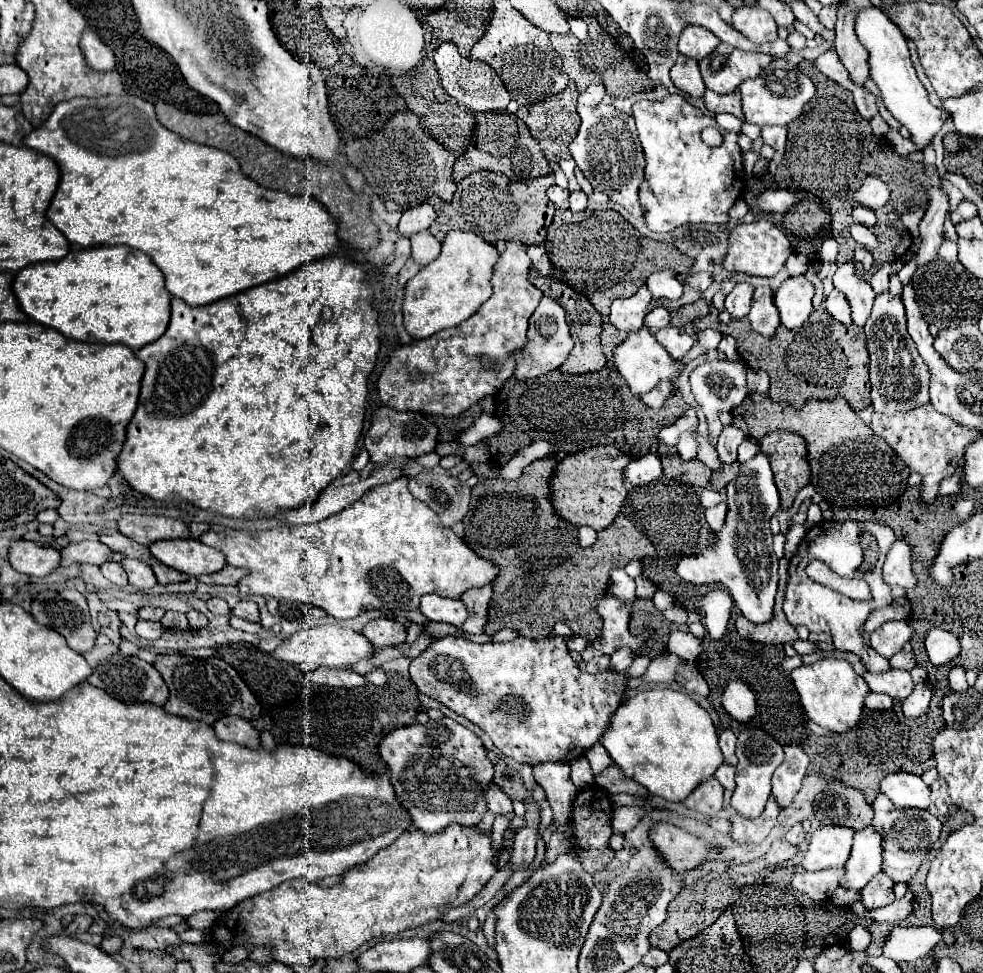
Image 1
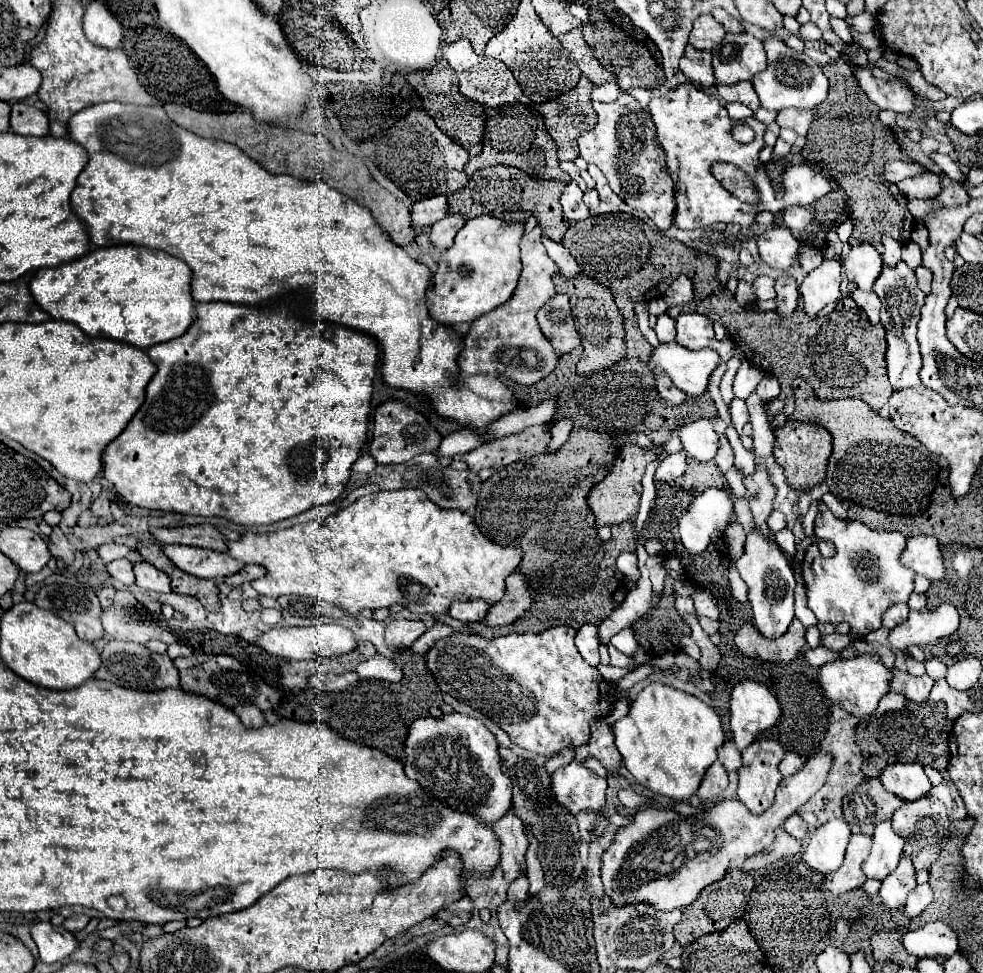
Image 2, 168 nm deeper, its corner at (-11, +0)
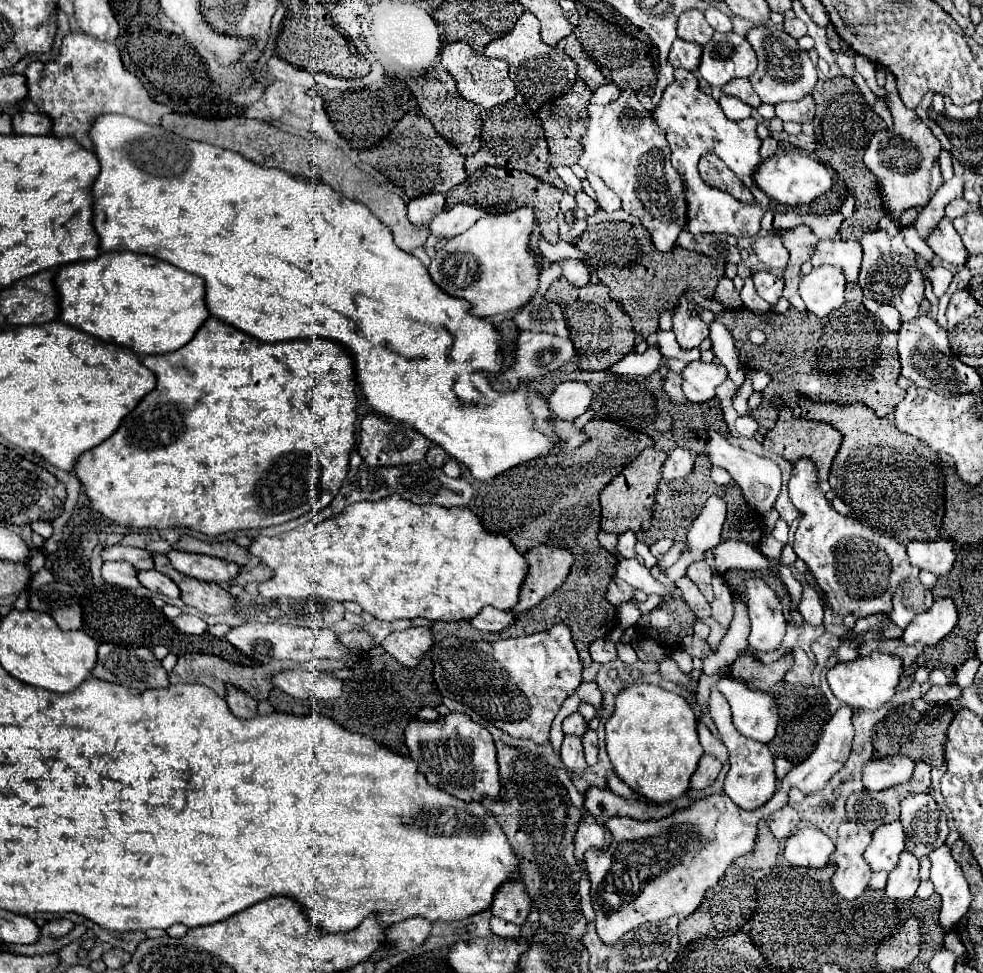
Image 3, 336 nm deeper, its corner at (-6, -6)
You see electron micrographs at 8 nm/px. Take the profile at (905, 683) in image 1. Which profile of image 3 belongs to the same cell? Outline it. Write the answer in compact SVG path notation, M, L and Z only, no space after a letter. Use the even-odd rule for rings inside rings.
M945 685L945 687L931 687L929 693L923 697L929 703L947 703L953 701L955 697L961 697L961 687L957 685Z

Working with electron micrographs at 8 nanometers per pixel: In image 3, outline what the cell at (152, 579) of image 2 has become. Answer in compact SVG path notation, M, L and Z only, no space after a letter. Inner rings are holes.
M151 569L151 571L139 571L139 581L143 587L151 589L151 591L157 591L165 597L179 597L179 587L163 573Z

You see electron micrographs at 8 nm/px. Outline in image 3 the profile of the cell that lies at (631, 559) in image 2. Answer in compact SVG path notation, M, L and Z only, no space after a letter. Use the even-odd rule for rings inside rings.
M621 559L615 571L615 577L627 581L629 585L643 589L647 595L659 595L659 597L667 597L669 593L673 593L677 589L675 583L663 585L657 579L653 579L653 575L649 573L649 569L645 565L641 565L637 559Z

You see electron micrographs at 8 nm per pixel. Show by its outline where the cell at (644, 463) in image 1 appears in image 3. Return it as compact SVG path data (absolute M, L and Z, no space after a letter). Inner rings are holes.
M677 447L677 449L669 451L669 457L663 465L663 479L671 481L671 479L687 477L693 471L693 461L695 461L695 455L687 449Z

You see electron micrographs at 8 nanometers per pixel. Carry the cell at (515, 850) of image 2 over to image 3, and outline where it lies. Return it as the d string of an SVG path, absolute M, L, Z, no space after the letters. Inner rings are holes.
M507 881L507 885L501 885L491 905L491 913L495 917L501 917L515 925L523 925L529 911L531 911L531 899L525 893L523 883L519 881Z

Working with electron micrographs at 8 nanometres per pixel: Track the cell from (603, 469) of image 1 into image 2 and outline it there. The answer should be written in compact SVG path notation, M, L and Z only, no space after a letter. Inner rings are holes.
M636 445L630 447L620 447L618 455L616 455L616 463L612 463L612 471L608 471L608 475L596 483L596 487L592 487L592 491L588 493L588 507L592 507L592 513L596 517L596 527L604 527L604 525L618 525L622 521L630 521L636 517L638 513L638 505L640 505L640 495L642 495L642 475L646 471L646 465L650 461L656 459L654 451L646 451L640 449Z

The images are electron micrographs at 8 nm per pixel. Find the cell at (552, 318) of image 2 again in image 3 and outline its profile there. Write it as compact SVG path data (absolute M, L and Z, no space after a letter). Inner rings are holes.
M535 295L519 313L515 313L513 321L521 331L543 331L569 337L561 307L541 295Z

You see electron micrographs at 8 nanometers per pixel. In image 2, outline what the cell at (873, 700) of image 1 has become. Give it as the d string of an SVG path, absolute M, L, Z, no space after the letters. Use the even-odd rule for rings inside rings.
M888 693L888 695L884 695L880 699L880 705L876 709L876 715L882 715L882 713L894 711L894 709L900 709L900 707L904 707L904 703L906 703L906 697L904 695L900 695L900 693Z

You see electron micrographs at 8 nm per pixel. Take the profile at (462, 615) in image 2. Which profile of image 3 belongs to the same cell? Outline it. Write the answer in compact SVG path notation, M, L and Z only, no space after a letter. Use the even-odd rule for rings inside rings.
M485 607L477 617L471 619L471 625L479 631L489 631L489 633L497 633L503 631L505 627L513 625L517 621L517 617L511 611L501 611L495 607Z

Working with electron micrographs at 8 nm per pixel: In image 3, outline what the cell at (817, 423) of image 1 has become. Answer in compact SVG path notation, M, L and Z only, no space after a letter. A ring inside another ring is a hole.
M801 399L801 417L831 423L837 431L841 431L843 443L833 461L829 483L837 491L837 497L851 507L855 517L867 521L869 525L873 525L883 533L895 535L901 543L909 543L915 539L927 541L939 537L945 515L945 475L943 475L943 463L937 453L929 451L929 447L923 443L917 443L917 437L901 433L889 419L877 417L863 403L839 405L839 403L813 403Z

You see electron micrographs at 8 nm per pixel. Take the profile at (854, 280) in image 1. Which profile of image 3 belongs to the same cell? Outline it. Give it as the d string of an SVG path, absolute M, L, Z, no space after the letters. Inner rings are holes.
M829 237L829 239L821 239L817 243L817 249L811 257L811 263L815 267L819 265L839 265L847 277L847 281L857 281L859 275L859 267L861 267L861 245L855 239L837 239L837 237Z

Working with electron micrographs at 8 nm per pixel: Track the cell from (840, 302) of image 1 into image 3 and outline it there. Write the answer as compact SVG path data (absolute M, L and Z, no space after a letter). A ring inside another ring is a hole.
M863 299L863 305L867 307L867 311L871 311L873 315L877 315L883 325L890 331L898 332L901 329L899 311L893 305L879 303L879 301L873 301L873 299Z

